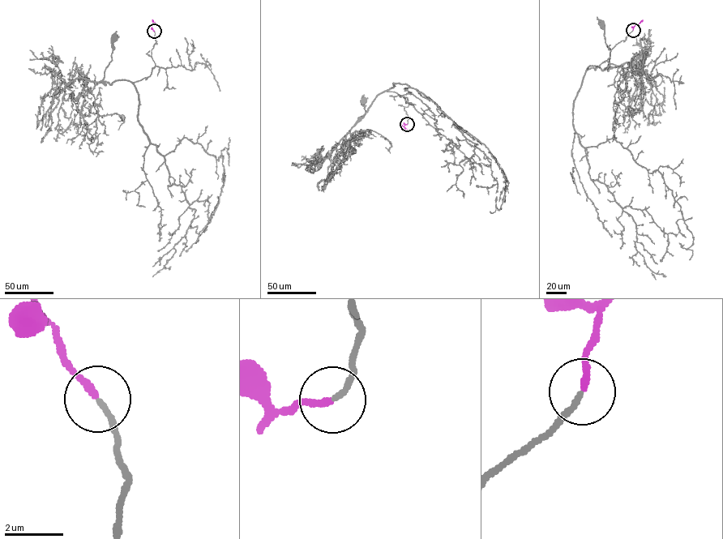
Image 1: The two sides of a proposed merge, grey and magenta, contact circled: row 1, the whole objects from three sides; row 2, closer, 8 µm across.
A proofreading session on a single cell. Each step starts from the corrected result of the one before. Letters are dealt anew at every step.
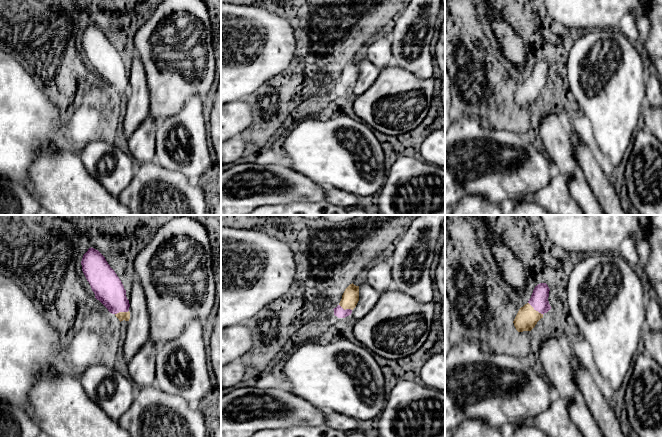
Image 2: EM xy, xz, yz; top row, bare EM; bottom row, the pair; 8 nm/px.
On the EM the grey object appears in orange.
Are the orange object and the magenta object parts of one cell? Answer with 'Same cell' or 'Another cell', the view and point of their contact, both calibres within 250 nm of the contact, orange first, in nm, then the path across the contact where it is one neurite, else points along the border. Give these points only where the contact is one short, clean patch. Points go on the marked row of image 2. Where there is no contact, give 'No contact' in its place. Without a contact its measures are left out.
Same cell. Touches orange at yz (535, 310). Thickness 170 nm (orange) against 140 nm. Path across: yz (526, 319), (535, 310), (539, 301)

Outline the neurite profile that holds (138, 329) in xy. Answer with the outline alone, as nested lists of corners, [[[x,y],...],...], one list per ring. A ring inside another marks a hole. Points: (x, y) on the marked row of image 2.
[[[136,278],[131,286],[129,299],[130,319],[123,347],[123,359],[128,364],[142,345],[149,339],[150,319],[145,292]]]

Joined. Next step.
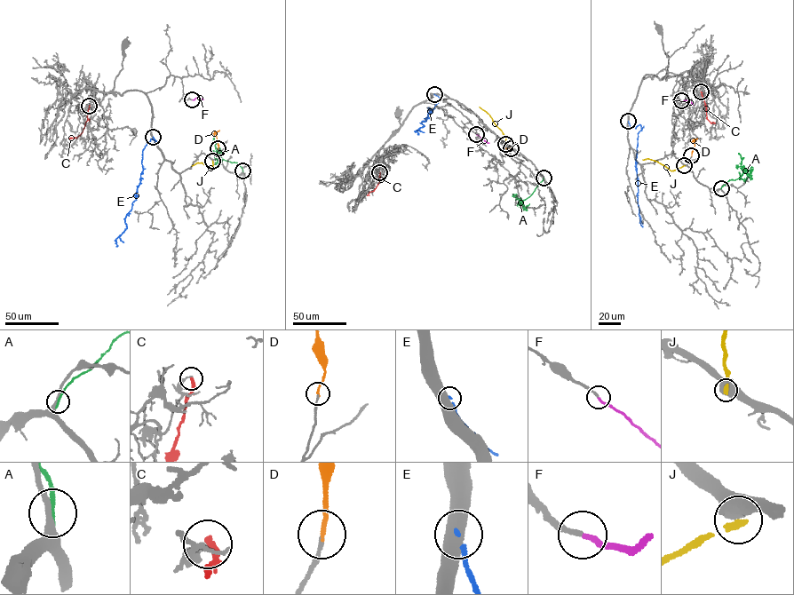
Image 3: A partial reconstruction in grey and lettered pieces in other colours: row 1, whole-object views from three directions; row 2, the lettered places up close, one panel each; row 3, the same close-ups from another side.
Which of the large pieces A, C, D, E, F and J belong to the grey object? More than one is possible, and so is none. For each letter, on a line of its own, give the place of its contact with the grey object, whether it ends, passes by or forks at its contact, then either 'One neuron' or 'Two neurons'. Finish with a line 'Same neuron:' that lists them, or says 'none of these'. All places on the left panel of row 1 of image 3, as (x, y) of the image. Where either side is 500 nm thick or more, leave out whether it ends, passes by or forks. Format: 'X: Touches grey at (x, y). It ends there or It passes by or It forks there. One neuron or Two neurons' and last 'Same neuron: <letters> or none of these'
A: Touches grey at (242, 170). It ends there. Two neurons
C: Touches grey at (89, 106). It ends there. Two neurons
D: Touches grey at (218, 148). It ends there. One neuron
E: Touches grey at (153, 137). Two neurons
F: Touches grey at (192, 99). It ends there. One neuron
J: Touches grey at (212, 161). Two neurons
Same neuron: D, F

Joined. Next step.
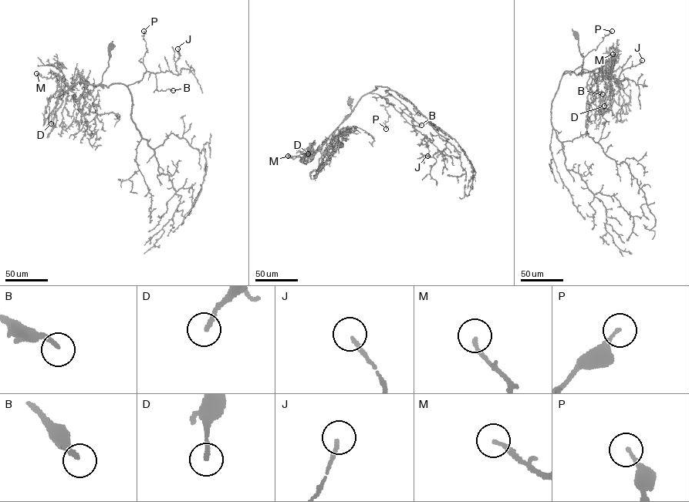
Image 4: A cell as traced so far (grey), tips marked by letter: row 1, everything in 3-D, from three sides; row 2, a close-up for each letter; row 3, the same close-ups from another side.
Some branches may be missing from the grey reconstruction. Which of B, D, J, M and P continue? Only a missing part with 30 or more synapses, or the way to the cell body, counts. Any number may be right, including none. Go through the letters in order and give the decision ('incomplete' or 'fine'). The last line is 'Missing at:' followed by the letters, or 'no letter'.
B: incomplete
D: fine
J: fine
M: fine
P: fine
Missing at: B

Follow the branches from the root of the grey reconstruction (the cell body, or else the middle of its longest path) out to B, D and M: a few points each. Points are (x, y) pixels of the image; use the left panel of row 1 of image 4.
B: (110, 46), (100, 85), (131, 84), (148, 71), (155, 75), (158, 91), (173, 90)
D: (110, 46), (108, 67), (102, 82), (96, 85), (79, 81), (65, 93), (61, 90), (51, 123)
M: (110, 46), (108, 67), (97, 85), (79, 81), (65, 93), (60, 77), (42, 78), (36, 73)

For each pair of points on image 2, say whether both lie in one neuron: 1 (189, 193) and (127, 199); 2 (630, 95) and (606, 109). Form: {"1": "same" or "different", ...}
{"1": "same", "2": "same"}

